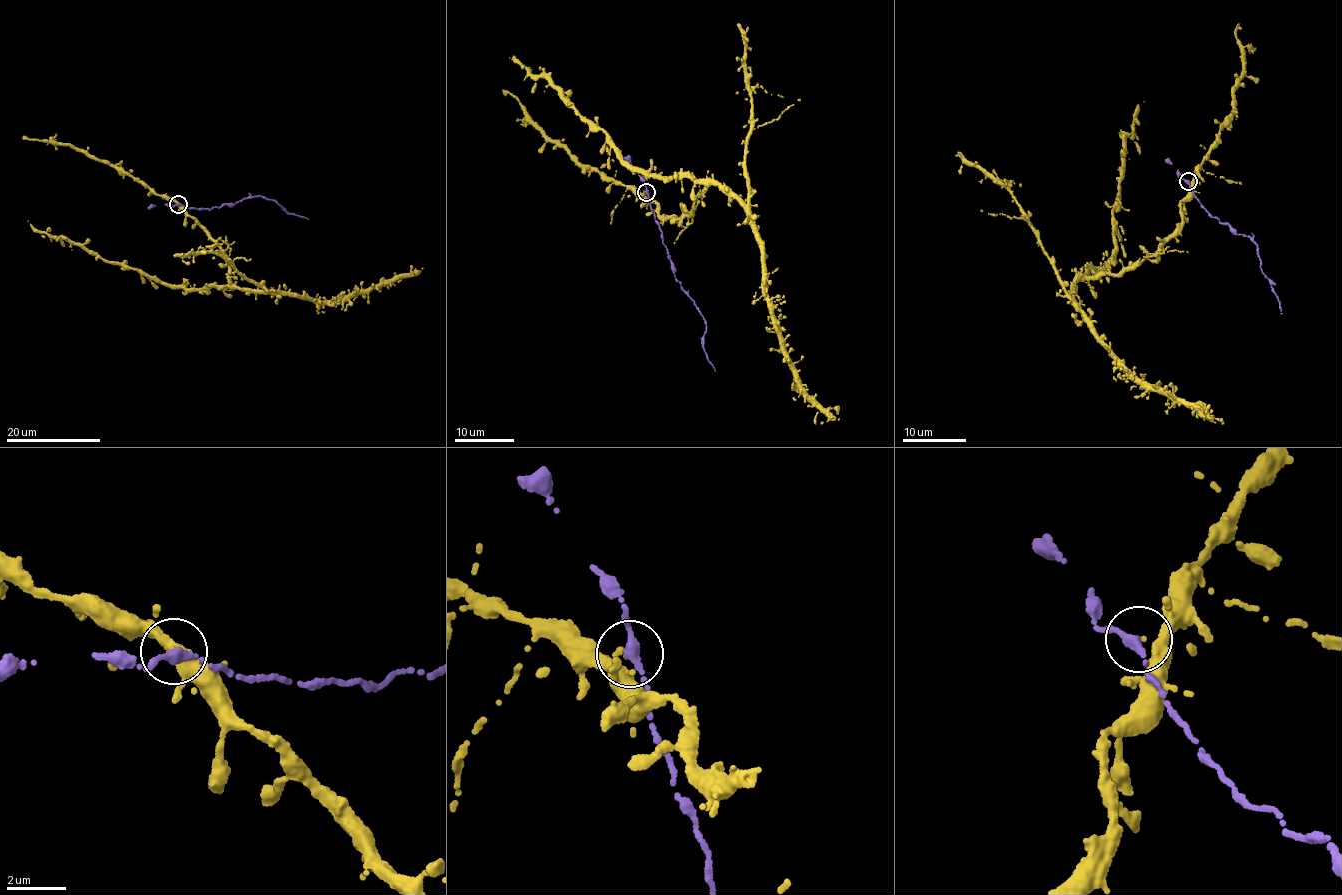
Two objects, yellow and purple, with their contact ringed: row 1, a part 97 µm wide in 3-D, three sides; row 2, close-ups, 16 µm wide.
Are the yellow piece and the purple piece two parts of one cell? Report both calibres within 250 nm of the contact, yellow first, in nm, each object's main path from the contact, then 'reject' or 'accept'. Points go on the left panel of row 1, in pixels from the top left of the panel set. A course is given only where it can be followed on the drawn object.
280 nm thick on the yellow side, 280 nm on the other; yellow runs (177, 203), (219, 245), (228, 264), (227, 278), (234, 287), (273, 293), (281, 291), (332, 301), (420, 272); purple runs (178, 204), (211, 209), (260, 195), (279, 204), (285, 211), (308, 219); reject

